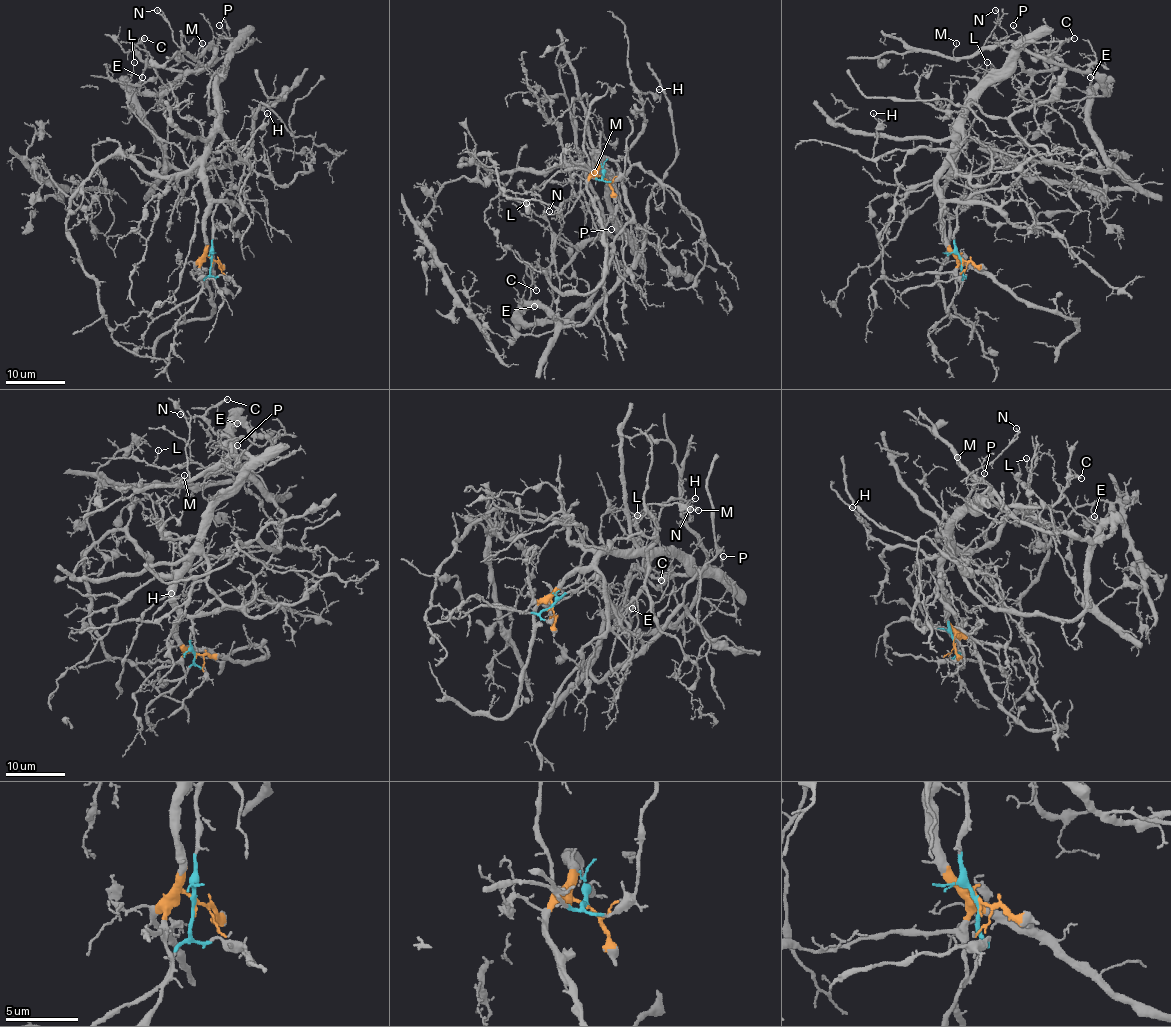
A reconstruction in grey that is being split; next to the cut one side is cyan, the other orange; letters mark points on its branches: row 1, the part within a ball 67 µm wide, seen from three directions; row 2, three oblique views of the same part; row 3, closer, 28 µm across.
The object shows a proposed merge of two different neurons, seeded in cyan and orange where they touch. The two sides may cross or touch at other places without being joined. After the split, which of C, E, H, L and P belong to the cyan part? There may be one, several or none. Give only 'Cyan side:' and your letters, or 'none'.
Cyan side: E

